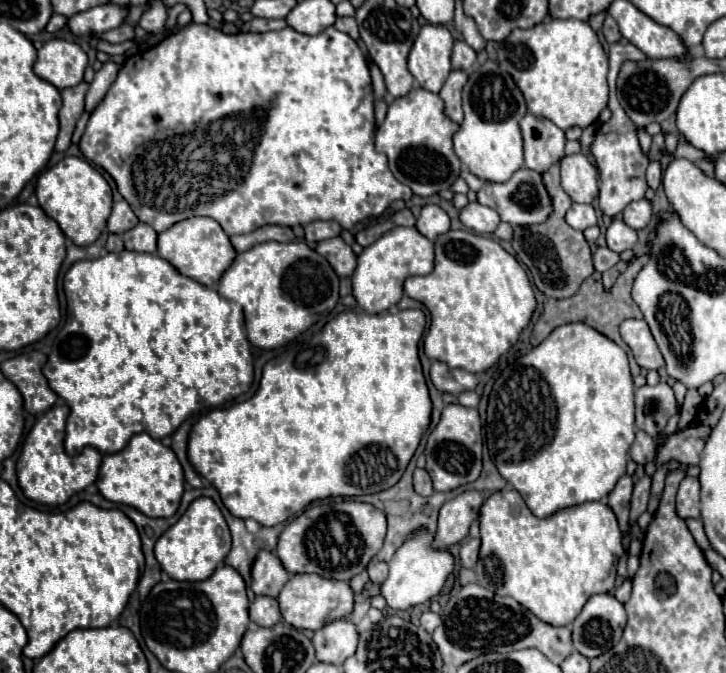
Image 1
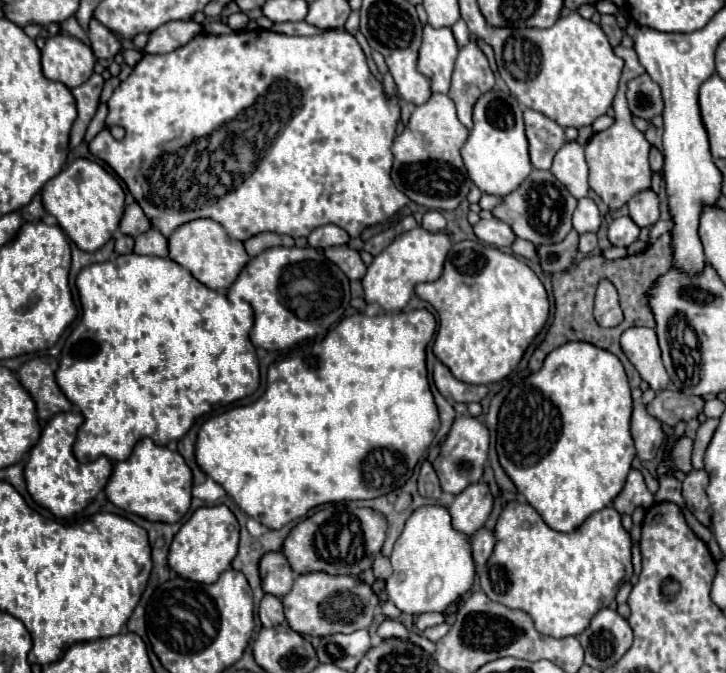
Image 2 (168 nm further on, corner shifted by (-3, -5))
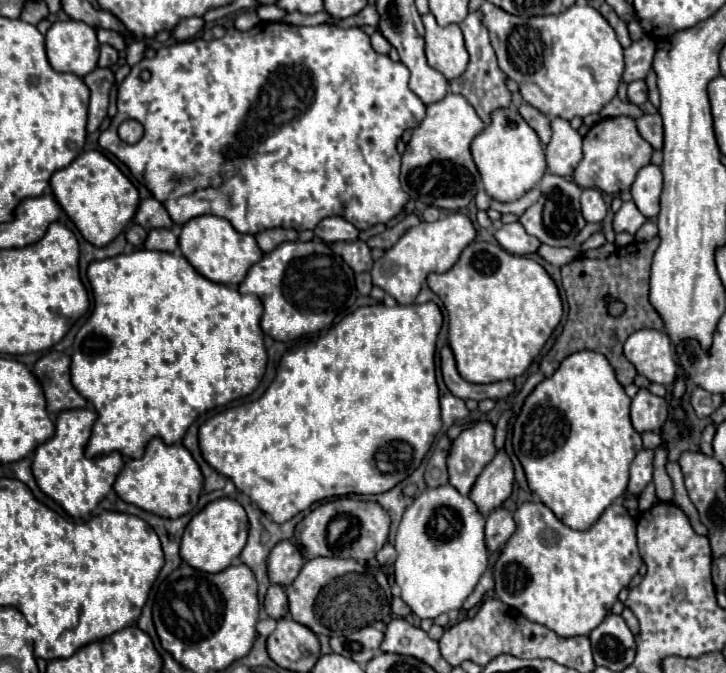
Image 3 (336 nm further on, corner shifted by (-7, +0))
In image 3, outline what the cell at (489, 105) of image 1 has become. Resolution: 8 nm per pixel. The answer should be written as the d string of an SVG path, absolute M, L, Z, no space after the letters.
M516 107L492 113L492 123L472 141L472 155L486 193L500 203L510 203L526 195L546 171L544 147L536 137L536 131L520 117Z

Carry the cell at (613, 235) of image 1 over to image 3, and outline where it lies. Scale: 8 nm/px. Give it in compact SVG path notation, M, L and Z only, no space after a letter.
M624 201L620 211L616 211L614 215L614 231L626 231L630 235L634 235L642 225L646 223L646 217L638 211L634 201Z

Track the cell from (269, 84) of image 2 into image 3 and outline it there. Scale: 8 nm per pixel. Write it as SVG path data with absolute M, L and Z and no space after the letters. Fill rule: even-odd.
M258 23L250 31L228 29L222 39L206 41L192 39L182 41L172 47L162 47L156 57L142 59L132 67L130 75L122 81L118 89L118 113L112 119L112 125L100 135L100 147L114 153L132 175L144 183L152 195L168 209L176 227L182 227L186 221L198 215L218 215L232 221L234 229L240 233L260 233L272 227L284 229L314 229L324 217L342 215L352 221L358 229L368 229L376 223L386 223L396 217L404 205L408 203L408 195L404 199L404 191L400 187L400 153L396 149L402 133L406 129L416 129L426 117L426 105L414 95L408 87L410 71L404 63L392 61L388 55L380 55L372 49L370 37L358 27L336 27L336 25L316 25L316 27L296 27L288 23ZM150 71L152 79L142 81L140 73ZM126 119L136 119L144 125L144 137L136 145L126 145L118 139L118 125Z

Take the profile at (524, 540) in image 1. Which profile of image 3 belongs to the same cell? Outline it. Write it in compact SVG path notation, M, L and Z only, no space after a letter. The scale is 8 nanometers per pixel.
M614 501L586 531L566 527L544 503L522 503L514 513L514 521L516 531L500 549L500 557L494 563L494 591L498 599L520 611L528 621L540 623L560 637L588 635L604 621L620 589L630 583L642 565L636 545L636 521L620 501Z

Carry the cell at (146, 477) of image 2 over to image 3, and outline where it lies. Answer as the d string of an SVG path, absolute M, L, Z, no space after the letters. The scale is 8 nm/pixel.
M154 437L140 459L126 461L114 483L114 491L126 503L132 503L160 517L176 519L190 513L196 507L202 485L204 485L202 471L194 457L190 455L190 451L184 445L166 445L162 439Z

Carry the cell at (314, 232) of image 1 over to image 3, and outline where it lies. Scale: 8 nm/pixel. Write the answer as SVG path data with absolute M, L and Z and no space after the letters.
M336 215L336 217L326 217L322 219L314 233L324 241L324 243L336 243L336 241L356 241L358 239L358 229L346 221L344 217Z

